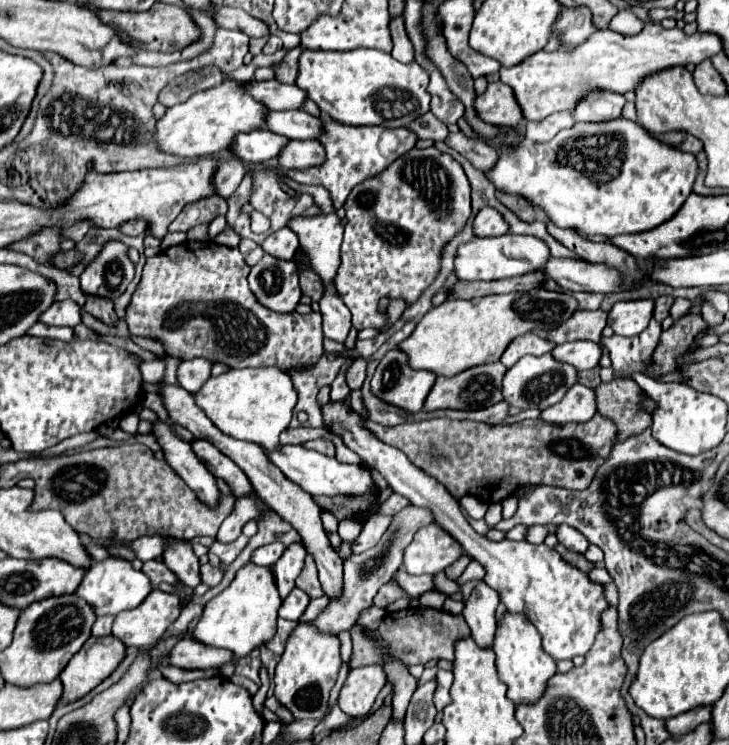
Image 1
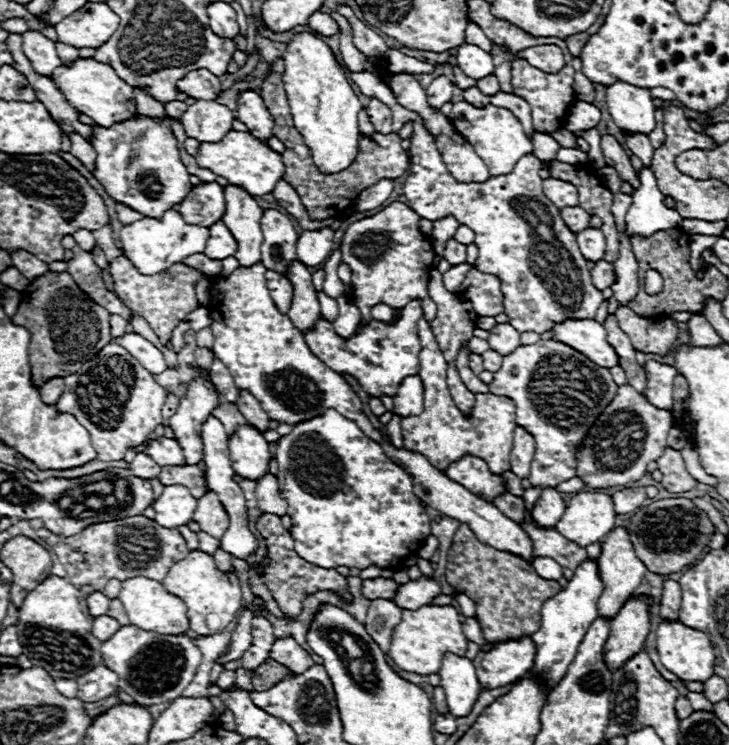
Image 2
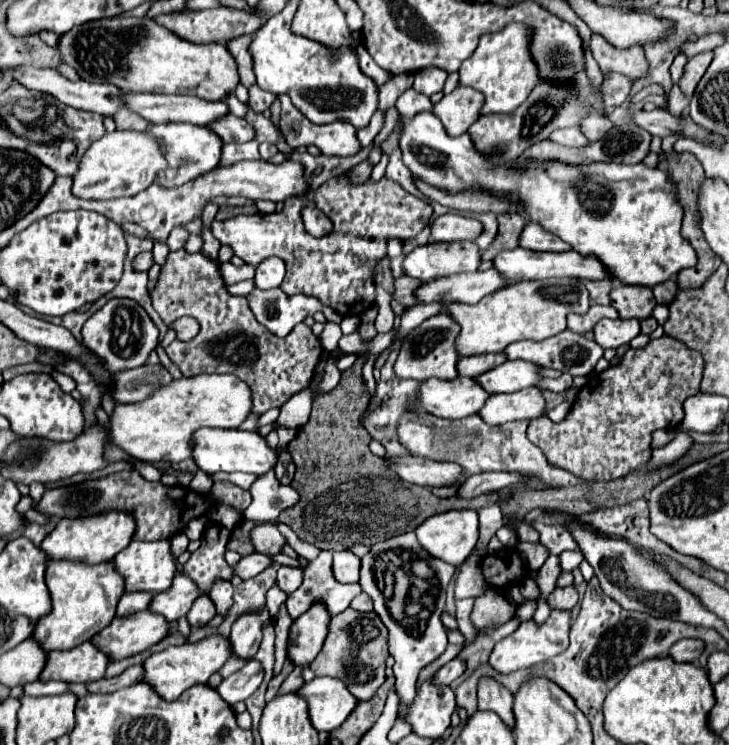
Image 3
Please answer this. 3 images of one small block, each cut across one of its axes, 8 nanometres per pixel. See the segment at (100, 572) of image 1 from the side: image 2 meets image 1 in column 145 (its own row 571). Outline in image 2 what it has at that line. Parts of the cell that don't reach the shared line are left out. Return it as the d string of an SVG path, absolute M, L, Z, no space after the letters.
M586 558L574 570L574 576L566 584L566 588L544 602L542 626L538 632L532 634L536 642L536 658L534 658L532 674L542 672L548 678L550 688L554 688L562 680L562 676L566 674L566 668L570 666L570 662L578 652L578 644L582 642L582 636L586 634L590 624L598 618L598 598L602 596L602 590L604 590L604 584L598 576L598 560Z

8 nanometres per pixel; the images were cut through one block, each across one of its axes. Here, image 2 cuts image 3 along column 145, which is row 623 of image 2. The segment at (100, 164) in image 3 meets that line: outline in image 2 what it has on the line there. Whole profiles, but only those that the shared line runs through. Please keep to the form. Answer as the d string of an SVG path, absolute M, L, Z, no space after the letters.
M136 576L134 580L122 582L120 602L124 604L124 612L130 620L130 624L134 624L146 632L180 636L180 634L188 634L188 630L190 630L190 622L186 616L186 604L182 600L178 600L178 596L170 596L170 592L166 592L162 588L162 584L156 580Z

